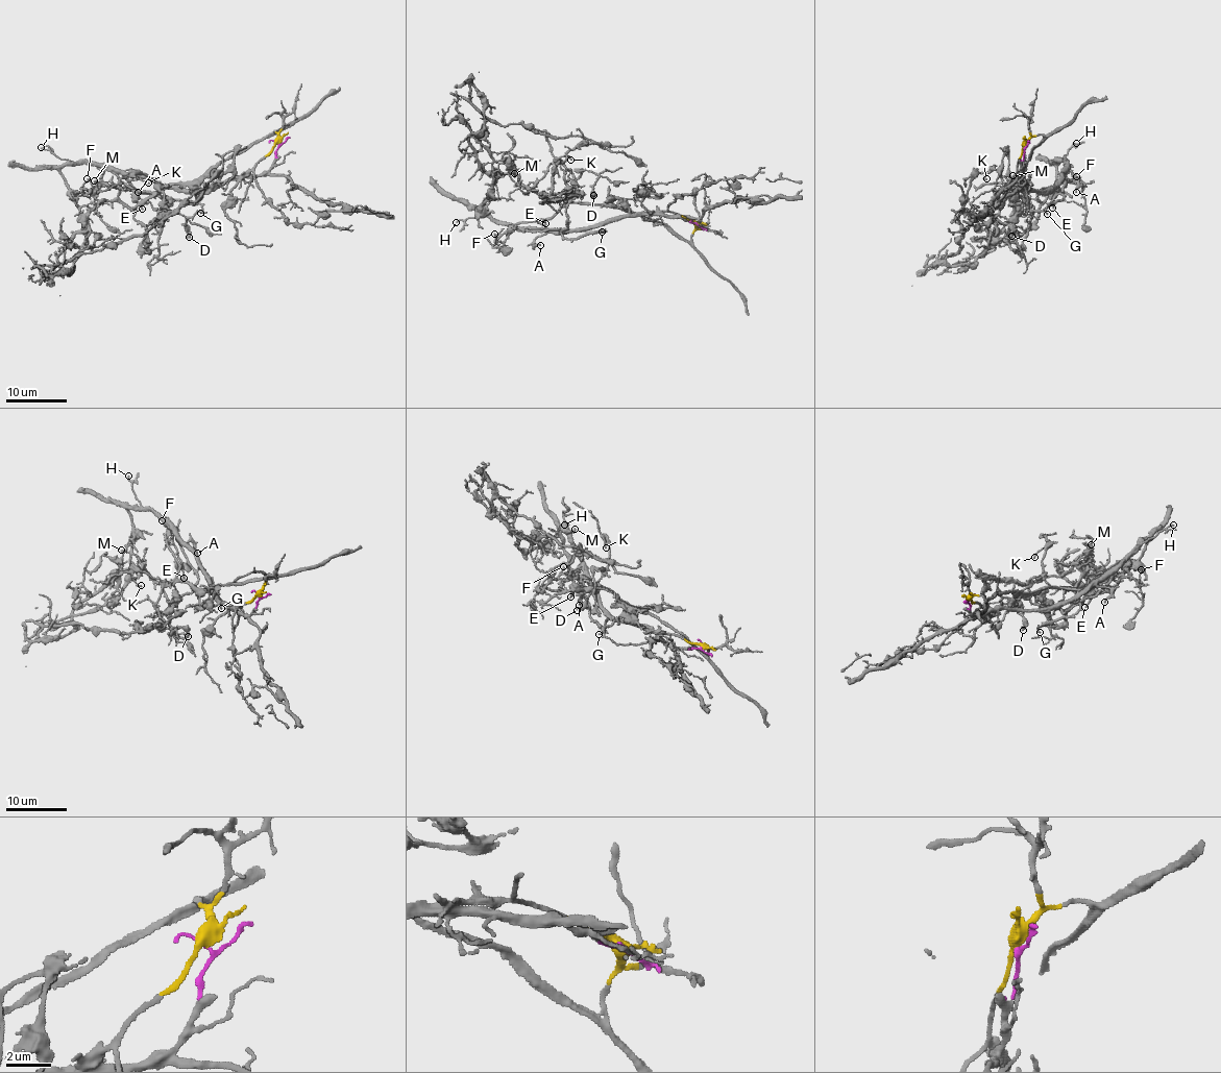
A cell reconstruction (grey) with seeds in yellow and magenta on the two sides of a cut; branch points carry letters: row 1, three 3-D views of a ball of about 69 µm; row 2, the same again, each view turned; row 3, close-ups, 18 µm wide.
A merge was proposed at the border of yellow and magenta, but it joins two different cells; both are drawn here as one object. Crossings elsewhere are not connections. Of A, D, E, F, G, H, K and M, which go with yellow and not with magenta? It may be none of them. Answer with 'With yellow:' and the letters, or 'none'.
With yellow: D, E, F, K, M

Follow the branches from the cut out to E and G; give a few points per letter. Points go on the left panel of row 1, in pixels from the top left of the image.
E: (275, 143), (275, 130), (211, 166), (198, 178), (142, 191), (137, 201), (143, 209)
G: (275, 143), (267, 171), (210, 188), (118, 175), (138, 193), (200, 204), (200, 213)

